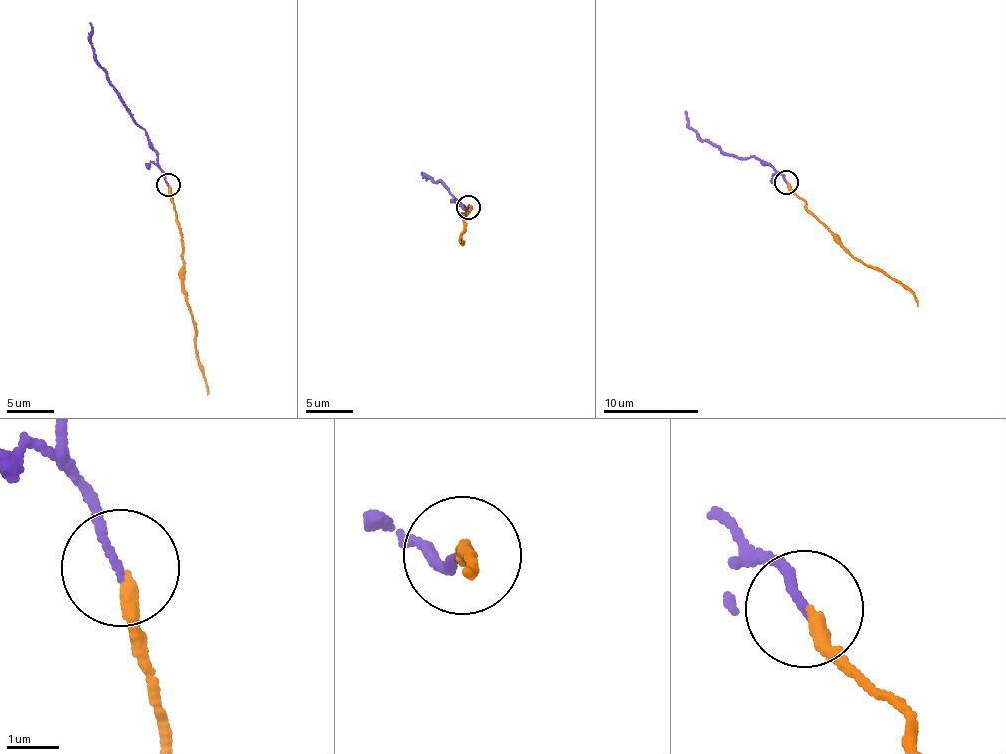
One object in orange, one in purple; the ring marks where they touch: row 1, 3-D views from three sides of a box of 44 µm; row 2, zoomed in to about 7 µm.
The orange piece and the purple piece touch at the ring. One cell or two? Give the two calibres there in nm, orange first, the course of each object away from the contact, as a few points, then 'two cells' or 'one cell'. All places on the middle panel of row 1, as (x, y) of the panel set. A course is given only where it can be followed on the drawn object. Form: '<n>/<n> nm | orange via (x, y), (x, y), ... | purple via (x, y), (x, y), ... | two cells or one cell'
260/160 nm | orange via (468, 208), (467, 203), (469, 210), (470, 205), (461, 218), (464, 222), (460, 241), (465, 244), (462, 238) | purple via (468, 206), (466, 210), (448, 186), (426, 175), (424, 179) | one cell

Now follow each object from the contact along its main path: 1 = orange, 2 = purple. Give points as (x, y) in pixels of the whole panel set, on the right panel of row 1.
1: (788, 182), (788, 191), (806, 203), (806, 210), (855, 258), (882, 270), (914, 294), (917, 306)
2: (785, 183), (781, 173), (768, 164), (751, 157), (736, 158), (700, 138), (685, 112)

